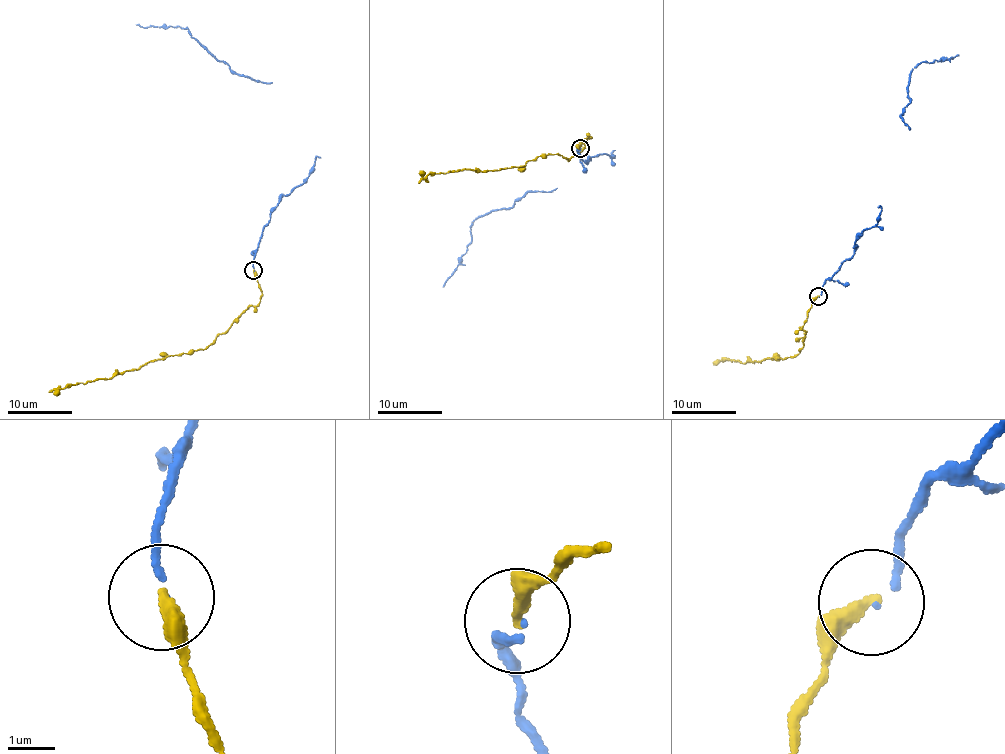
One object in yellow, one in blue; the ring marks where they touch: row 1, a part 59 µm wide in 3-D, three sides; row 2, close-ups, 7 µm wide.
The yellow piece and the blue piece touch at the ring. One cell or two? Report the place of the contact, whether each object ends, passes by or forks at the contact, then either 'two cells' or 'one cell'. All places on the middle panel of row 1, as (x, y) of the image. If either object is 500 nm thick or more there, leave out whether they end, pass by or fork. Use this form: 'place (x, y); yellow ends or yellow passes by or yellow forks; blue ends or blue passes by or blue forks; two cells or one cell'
place (580, 148); yellow ends; blue ends; one cell

